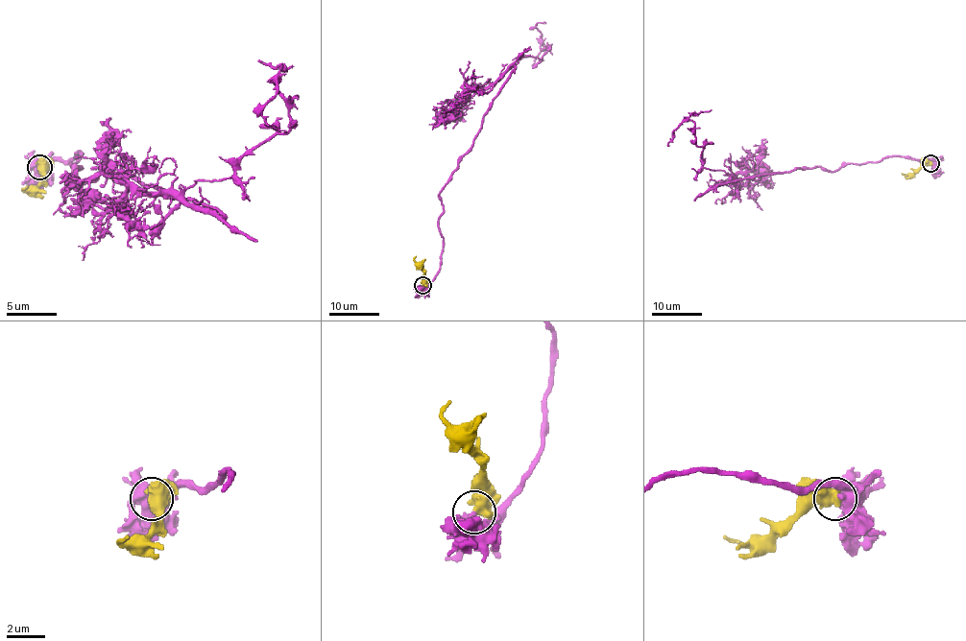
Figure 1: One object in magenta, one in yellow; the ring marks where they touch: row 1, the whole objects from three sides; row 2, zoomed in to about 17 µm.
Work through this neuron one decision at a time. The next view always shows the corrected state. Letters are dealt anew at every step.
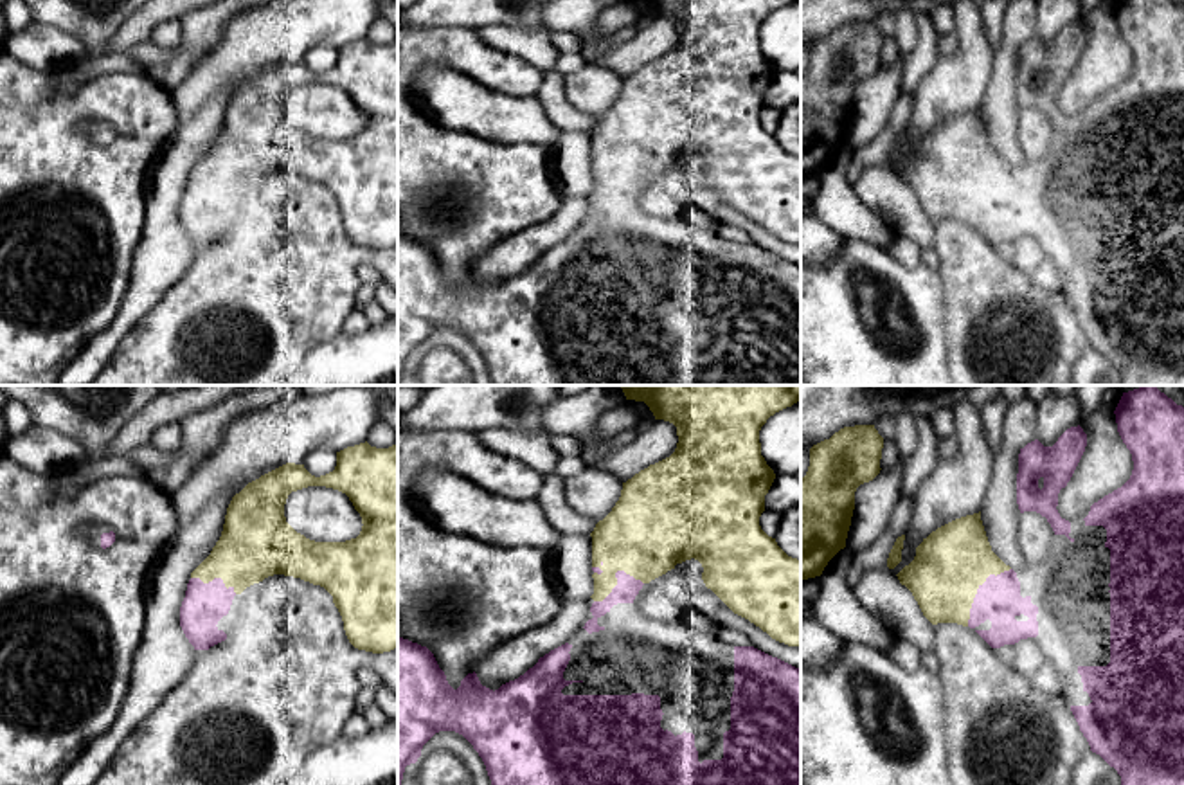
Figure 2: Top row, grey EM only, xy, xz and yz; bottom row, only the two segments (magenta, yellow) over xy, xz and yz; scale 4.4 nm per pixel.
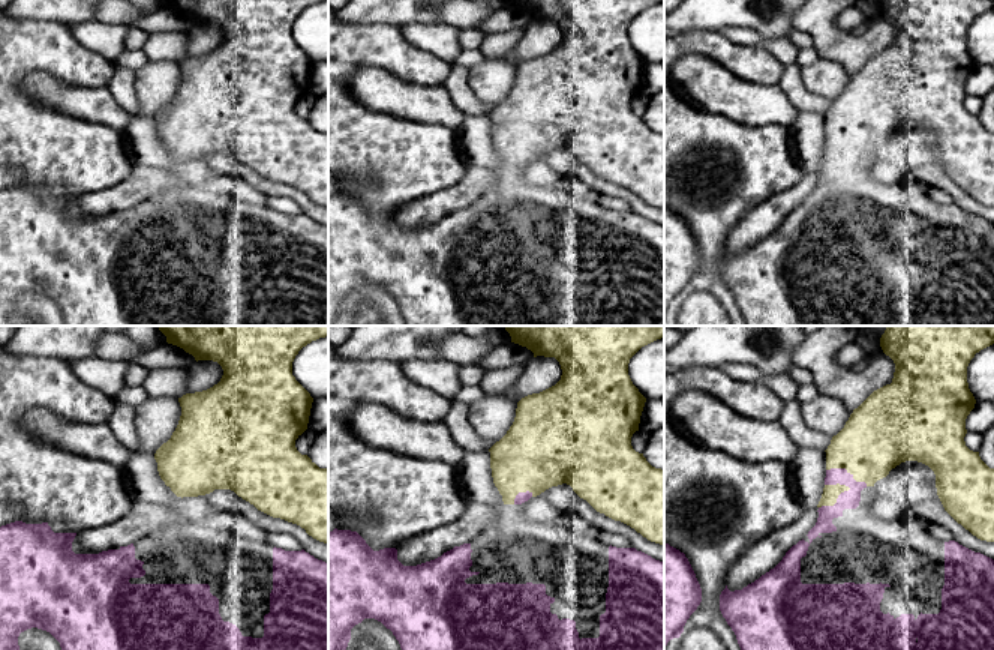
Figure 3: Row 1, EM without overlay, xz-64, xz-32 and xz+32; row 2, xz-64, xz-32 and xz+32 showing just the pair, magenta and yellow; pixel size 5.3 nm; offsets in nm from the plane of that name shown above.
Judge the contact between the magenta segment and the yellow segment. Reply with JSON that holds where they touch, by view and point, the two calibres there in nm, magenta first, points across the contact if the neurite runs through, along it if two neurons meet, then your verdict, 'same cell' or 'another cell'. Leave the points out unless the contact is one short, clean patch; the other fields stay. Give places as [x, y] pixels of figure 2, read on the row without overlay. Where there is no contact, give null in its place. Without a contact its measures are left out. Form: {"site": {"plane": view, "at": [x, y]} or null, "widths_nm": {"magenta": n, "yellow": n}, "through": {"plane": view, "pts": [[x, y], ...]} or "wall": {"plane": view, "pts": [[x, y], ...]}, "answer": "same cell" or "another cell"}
{"site": {"plane": "yz", "at": [977, 188]}, "widths_nm": {"magenta": 200, "yellow": 320}, "through": {"plane": "yz", "pts": [[999, 197], [990, 188], [977, 188], [950, 161]]}, "answer": "same cell"}

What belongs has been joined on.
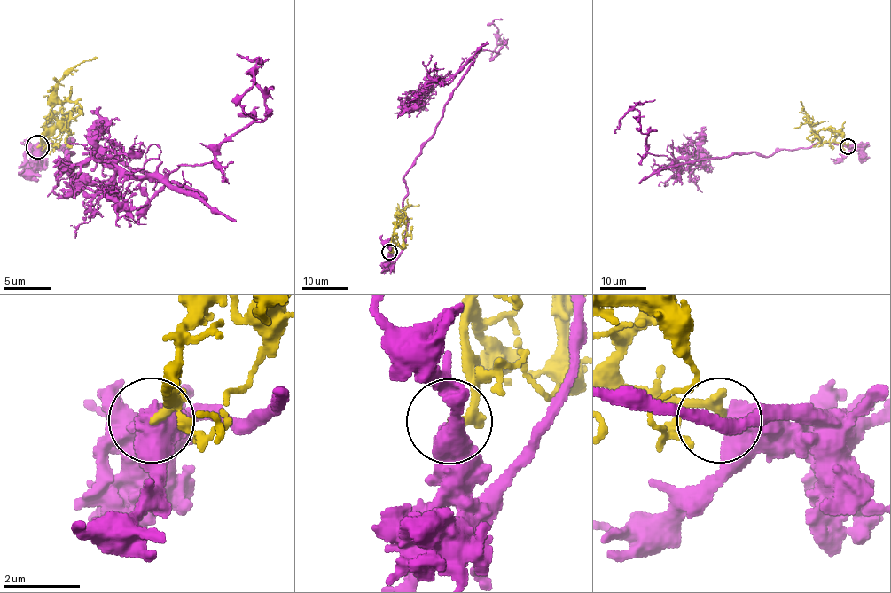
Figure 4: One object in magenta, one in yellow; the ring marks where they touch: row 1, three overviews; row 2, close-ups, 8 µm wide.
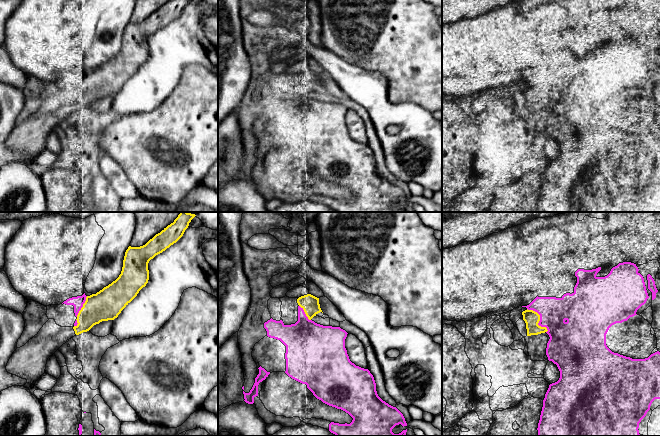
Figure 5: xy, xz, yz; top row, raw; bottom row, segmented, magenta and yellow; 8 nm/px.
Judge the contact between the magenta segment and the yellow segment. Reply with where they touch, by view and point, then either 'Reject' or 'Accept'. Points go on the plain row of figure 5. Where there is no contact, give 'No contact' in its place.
Touches magenta at yz (540, 96). Reject

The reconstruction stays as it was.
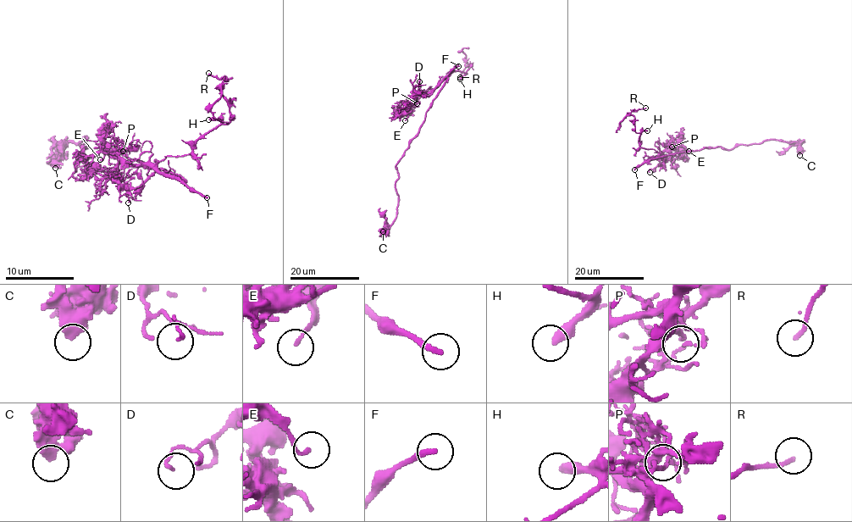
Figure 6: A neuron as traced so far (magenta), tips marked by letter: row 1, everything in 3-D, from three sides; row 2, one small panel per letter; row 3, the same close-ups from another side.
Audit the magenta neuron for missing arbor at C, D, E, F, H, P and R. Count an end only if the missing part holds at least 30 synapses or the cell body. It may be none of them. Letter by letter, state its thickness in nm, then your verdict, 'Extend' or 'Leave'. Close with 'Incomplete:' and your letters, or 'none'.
C: Thickness 550 nm. Leave
D: Thickness 100 nm. Leave
E: Thickness 130 nm. Leave
F: Thickness 240 nm. Extend
H: Thickness 380 nm. Leave
P: Thickness 90 nm. Leave
R: Thickness 160 nm. Leave
Incomplete: F

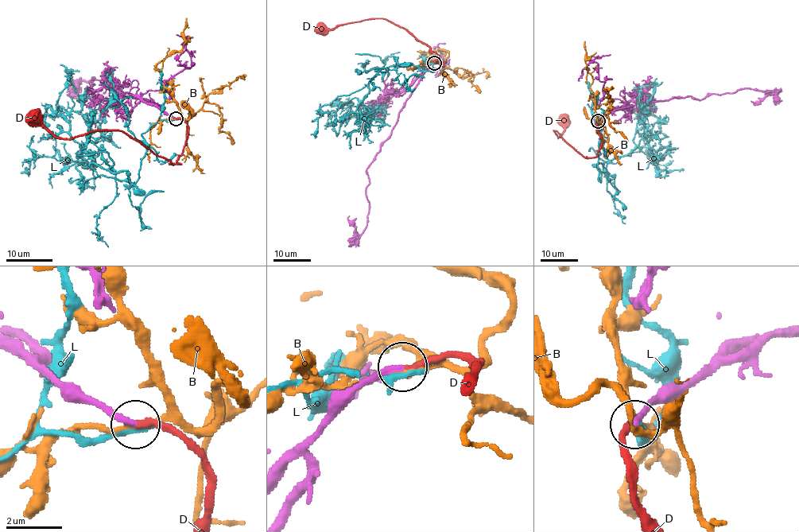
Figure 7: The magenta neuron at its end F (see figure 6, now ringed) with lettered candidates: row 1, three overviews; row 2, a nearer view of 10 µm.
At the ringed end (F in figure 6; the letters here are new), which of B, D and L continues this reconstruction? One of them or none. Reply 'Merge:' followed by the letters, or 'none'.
Merge: D

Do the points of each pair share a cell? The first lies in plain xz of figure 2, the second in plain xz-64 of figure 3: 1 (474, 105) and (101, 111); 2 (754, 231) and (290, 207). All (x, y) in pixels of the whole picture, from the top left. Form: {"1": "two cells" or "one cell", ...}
{"1": "one cell", "2": "two cells"}

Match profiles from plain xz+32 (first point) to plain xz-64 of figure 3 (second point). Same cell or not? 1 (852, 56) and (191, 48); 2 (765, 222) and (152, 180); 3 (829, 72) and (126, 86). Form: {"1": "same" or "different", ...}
{"1": "same", "2": "same", "3": "different"}

